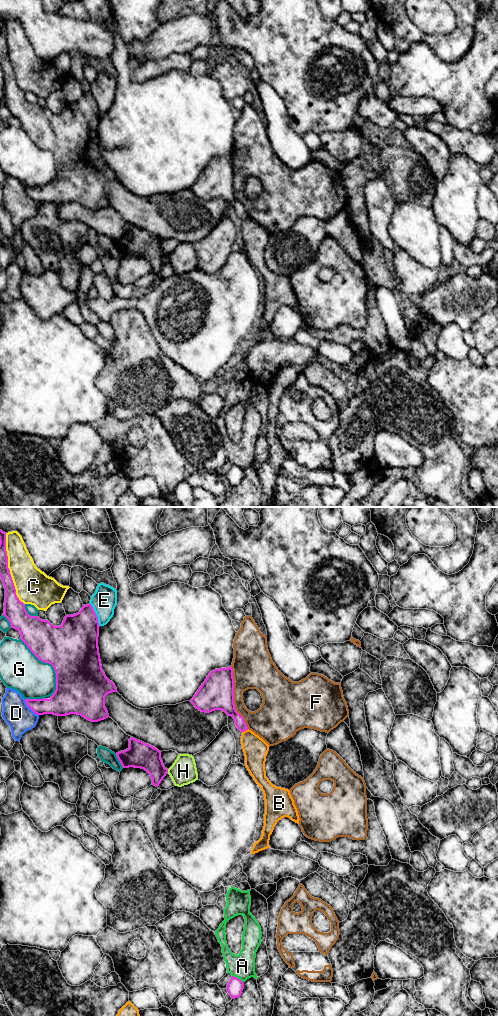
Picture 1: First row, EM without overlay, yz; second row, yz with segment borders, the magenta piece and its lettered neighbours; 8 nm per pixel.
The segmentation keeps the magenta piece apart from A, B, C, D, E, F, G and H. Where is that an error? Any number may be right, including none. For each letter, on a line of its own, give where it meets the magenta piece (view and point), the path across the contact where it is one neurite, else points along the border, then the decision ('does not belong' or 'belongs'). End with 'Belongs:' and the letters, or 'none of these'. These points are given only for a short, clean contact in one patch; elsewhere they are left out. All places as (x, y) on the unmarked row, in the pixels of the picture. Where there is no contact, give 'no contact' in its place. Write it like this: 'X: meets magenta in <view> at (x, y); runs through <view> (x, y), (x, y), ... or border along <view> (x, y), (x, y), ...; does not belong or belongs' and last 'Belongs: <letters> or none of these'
A: meets magenta in yz at (237, 466); does not belong
B: meets magenta in yz at (245, 218); border along yz (248, 217), (242, 220); does not belong
C: meets magenta in yz at (8, 57); does not belong
D: meets magenta in yz at (30, 196); does not belong
E: meets magenta in yz at (95, 102); does not belong
F: meets magenta in yz at (233, 185); does not belong
G: meets magenta in yz at (51, 152); does not belong
H: meets magenta in yz at (167, 259); does not belong
Belongs: none of these

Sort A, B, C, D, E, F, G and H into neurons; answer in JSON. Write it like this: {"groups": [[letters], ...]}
{"groups": [["A"], ["B"], ["C"], ["D"], ["E"], ["F"], ["G"], ["H"]]}

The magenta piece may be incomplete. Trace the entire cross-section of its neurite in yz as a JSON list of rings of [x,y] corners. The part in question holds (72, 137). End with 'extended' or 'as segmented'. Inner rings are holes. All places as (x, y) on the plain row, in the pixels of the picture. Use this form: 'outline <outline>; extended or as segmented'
outline [[[0,18],[0,65],[5,76],[3,103],[10,110],[11,116],[19,119],[21,128],[30,139],[42,150],[51,152],[56,161],[56,178],[51,186],[25,187],[27,194],[37,203],[77,202],[91,210],[108,206],[105,185],[109,181],[117,180],[117,176],[102,157],[98,135],[100,113],[92,93],[83,93],[78,101],[66,103],[60,114],[54,114],[48,108],[42,108],[38,104],[29,103],[25,92],[16,83],[8,56],[6,21],[2,18]]]; as segmented

